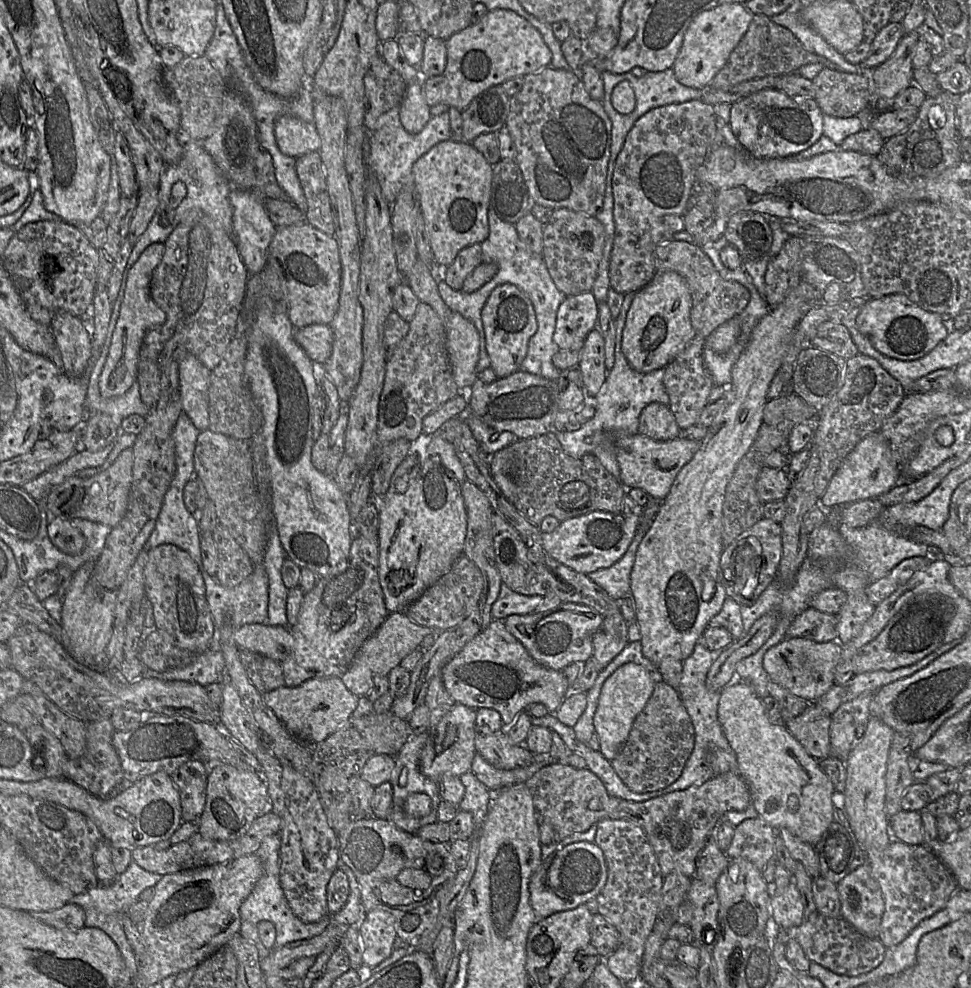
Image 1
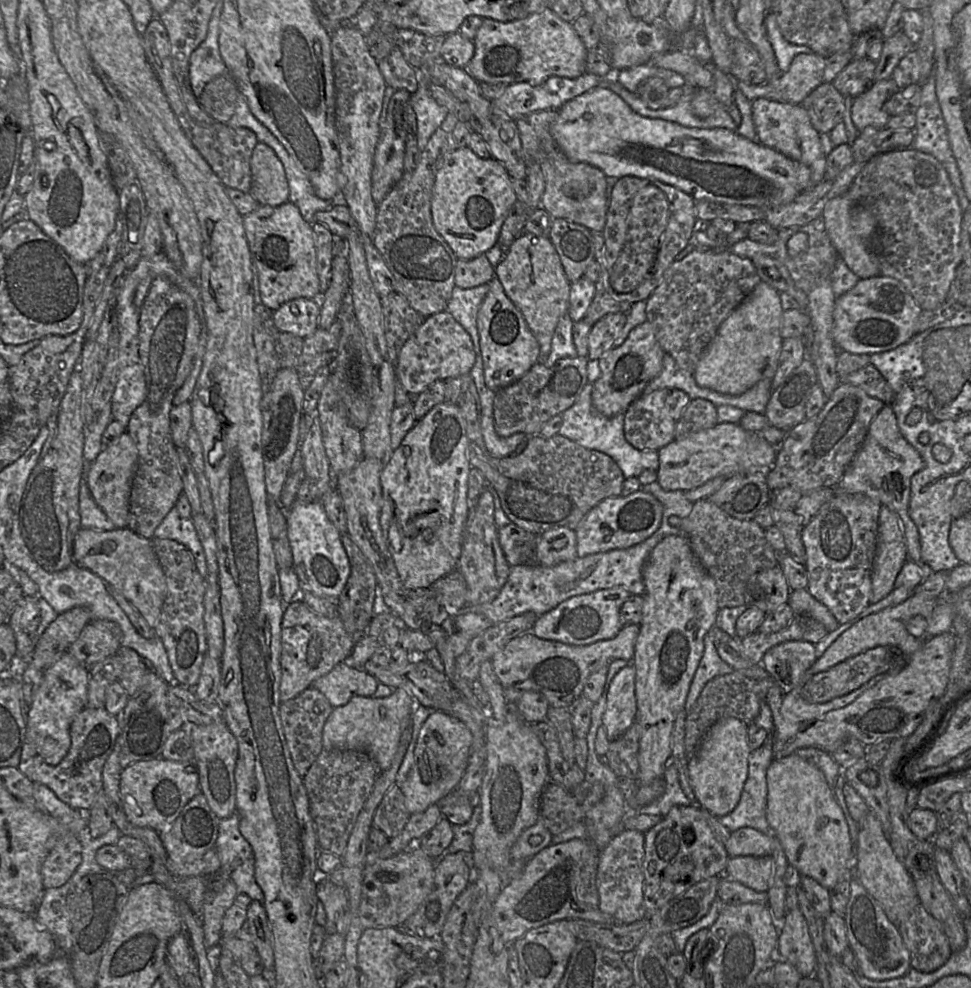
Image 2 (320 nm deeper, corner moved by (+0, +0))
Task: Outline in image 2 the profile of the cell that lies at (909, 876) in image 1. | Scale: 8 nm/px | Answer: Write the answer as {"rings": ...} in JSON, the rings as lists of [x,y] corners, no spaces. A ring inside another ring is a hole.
{"rings":[[[921,903],[898,928],[909,951],[912,968],[921,972],[932,972],[950,957],[952,951],[943,925]]]}

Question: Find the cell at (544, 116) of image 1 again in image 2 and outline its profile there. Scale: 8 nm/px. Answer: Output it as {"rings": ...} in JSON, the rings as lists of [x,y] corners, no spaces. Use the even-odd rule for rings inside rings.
{"rings":[[[558,109],[543,110],[528,114],[515,121],[521,140],[526,166],[538,163],[545,179],[545,190],[540,200],[553,218],[564,218],[588,228],[591,232],[602,232],[607,221],[607,176],[604,172],[585,162],[573,163],[559,149],[550,133],[550,125],[558,117]]]}

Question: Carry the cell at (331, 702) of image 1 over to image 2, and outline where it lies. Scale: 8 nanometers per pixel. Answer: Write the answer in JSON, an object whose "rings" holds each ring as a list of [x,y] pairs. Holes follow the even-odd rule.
{"rings":[[[349,657],[346,661],[337,664],[329,673],[317,678],[310,687],[319,690],[325,695],[333,708],[346,705],[354,696],[372,697],[378,681],[363,668],[355,668],[350,664]]]}

